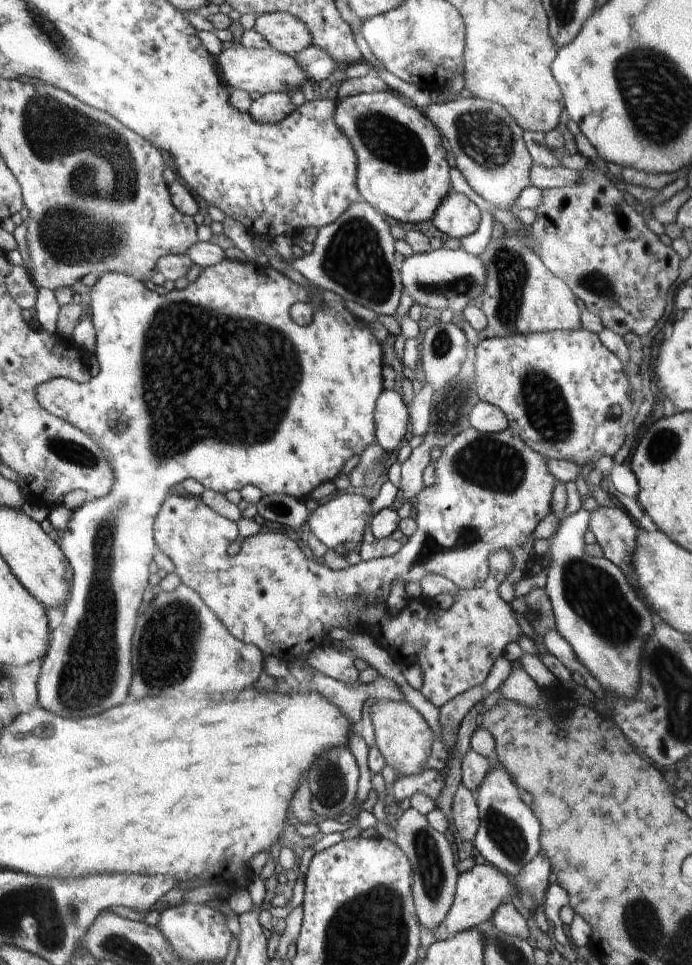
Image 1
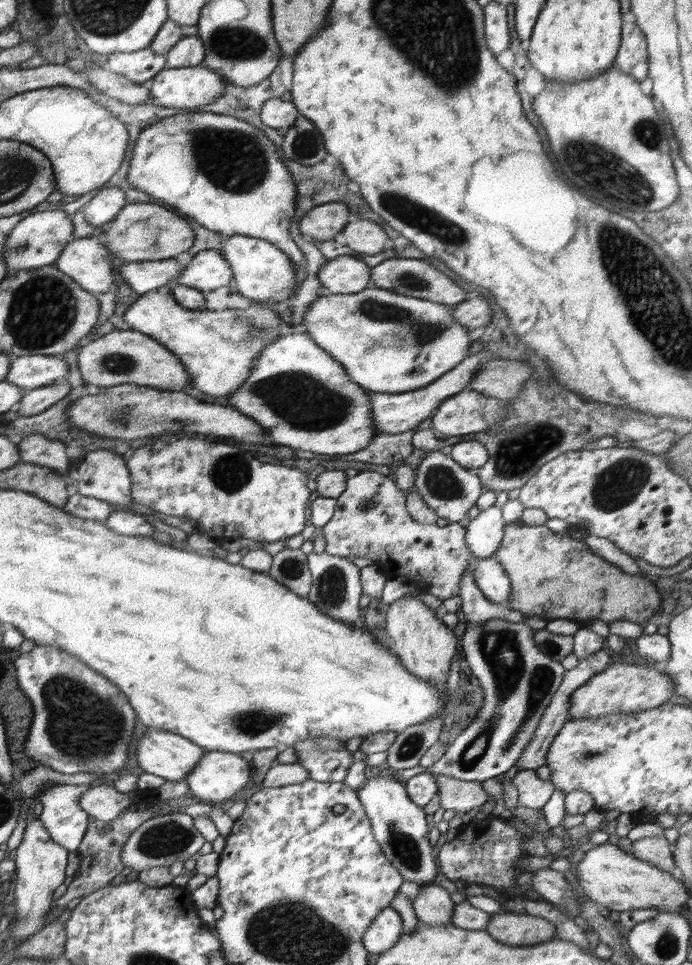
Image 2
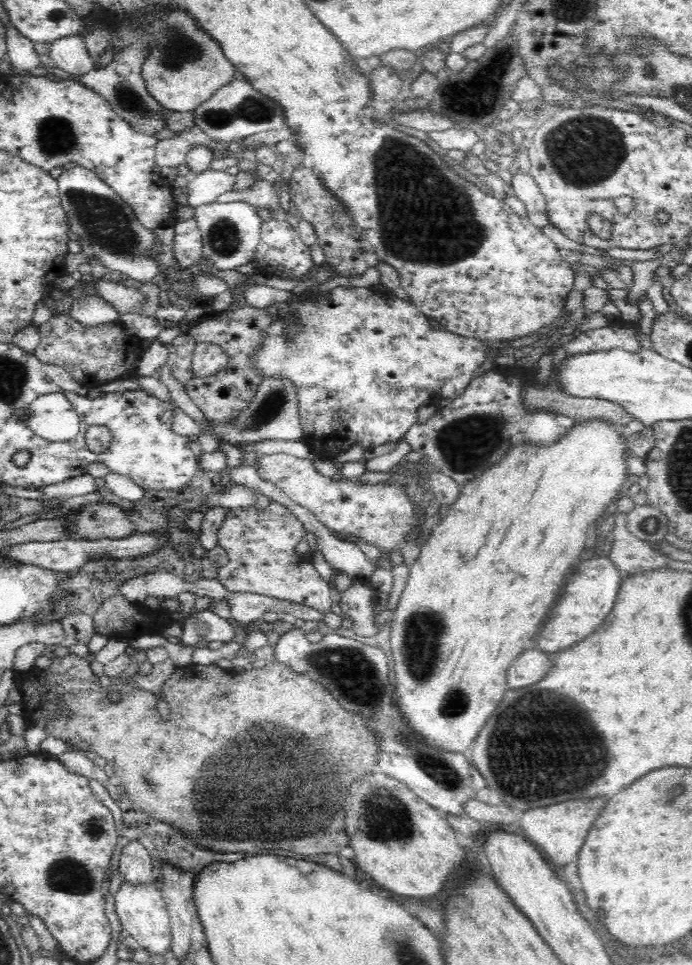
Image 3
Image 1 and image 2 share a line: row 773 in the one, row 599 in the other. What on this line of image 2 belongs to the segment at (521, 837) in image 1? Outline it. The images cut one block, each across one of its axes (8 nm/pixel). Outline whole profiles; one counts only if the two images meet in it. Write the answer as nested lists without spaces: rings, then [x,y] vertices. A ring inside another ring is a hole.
[[[481,558],[472,570],[474,582],[482,591],[485,600],[507,604],[510,597],[510,579],[497,559]]]

